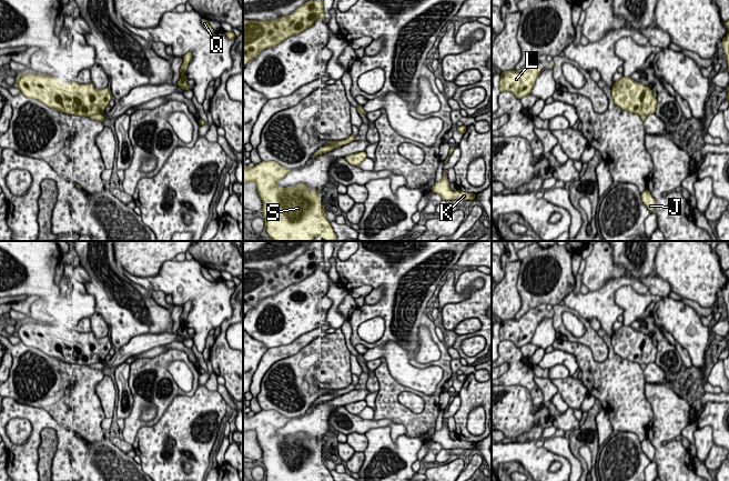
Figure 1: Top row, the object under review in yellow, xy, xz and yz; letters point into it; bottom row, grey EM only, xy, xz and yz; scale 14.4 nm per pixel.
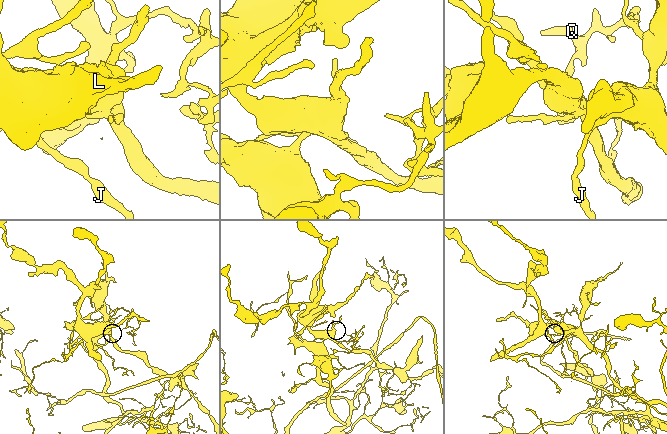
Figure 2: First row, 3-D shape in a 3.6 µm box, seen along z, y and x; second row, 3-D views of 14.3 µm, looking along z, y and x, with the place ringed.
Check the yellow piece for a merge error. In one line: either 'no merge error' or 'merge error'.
merge error

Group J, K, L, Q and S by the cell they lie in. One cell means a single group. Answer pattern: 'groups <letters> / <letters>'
groups J K Q S / L

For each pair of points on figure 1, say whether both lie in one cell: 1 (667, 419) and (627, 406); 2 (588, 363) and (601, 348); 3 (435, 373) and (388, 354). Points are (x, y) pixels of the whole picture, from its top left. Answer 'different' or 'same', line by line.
1: different
2: different
3: same

